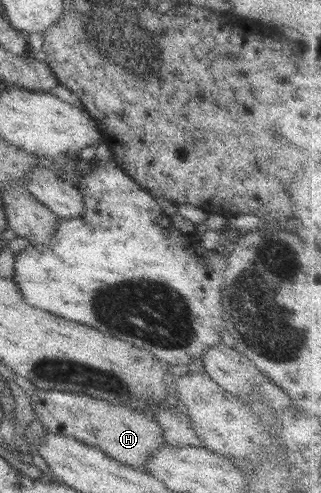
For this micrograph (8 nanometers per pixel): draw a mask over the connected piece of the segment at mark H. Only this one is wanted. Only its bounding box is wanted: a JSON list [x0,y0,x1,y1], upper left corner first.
[29,387,166,469]

